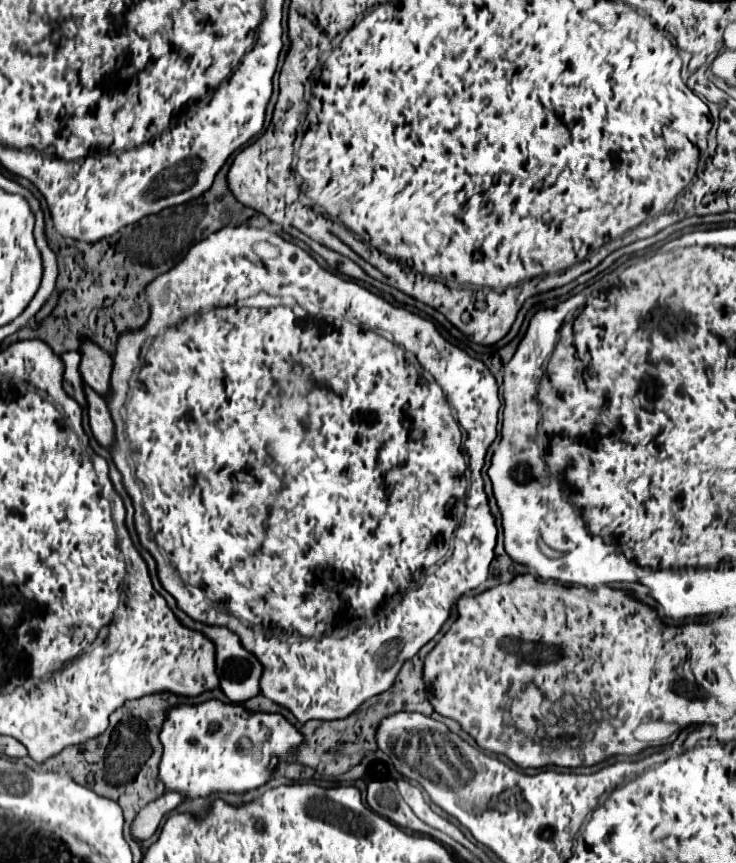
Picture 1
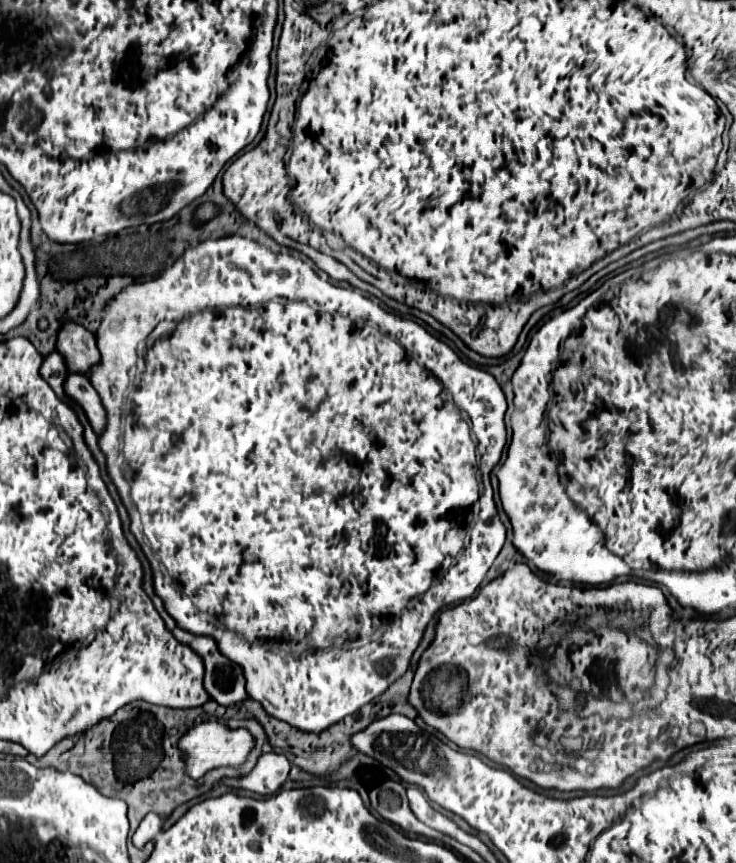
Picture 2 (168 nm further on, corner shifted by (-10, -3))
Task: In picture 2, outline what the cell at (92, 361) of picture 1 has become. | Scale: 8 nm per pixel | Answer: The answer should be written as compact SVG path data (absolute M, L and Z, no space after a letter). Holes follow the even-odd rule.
M64 323L58 333L56 343L58 353L64 355L70 373L88 375L88 371L100 363L100 351L96 347L96 337L78 323Z

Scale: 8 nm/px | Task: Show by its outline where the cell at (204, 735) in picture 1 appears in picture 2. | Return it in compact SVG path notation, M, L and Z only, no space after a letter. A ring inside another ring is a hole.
M210 719L210 721L202 721L202 723L190 727L190 731L186 735L182 735L182 739L178 741L178 747L184 755L186 775L190 775L192 779L200 779L210 769L242 767L248 761L248 755L250 755L252 747L256 747L256 739L244 727L242 729L232 729L222 719Z

